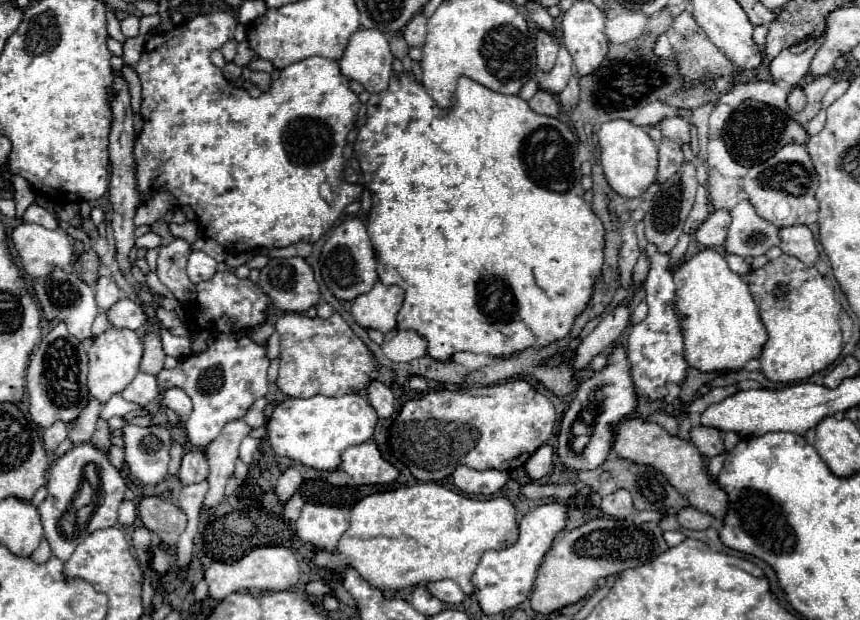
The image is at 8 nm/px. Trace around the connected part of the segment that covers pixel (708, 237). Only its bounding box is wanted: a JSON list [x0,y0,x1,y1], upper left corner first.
[695,208,731,246]

